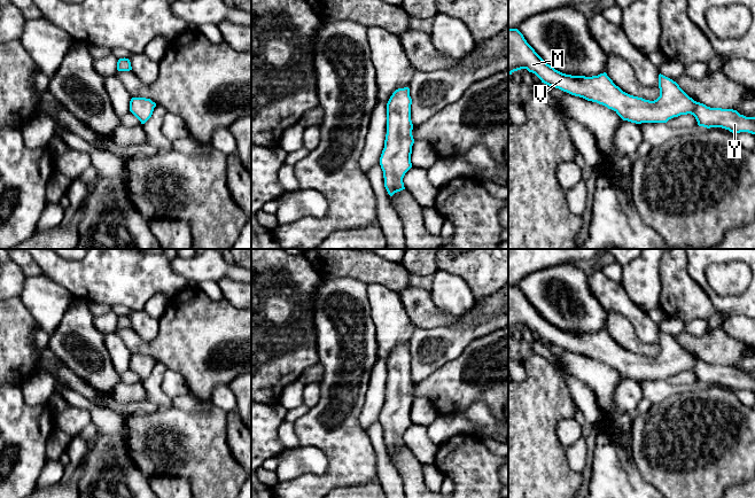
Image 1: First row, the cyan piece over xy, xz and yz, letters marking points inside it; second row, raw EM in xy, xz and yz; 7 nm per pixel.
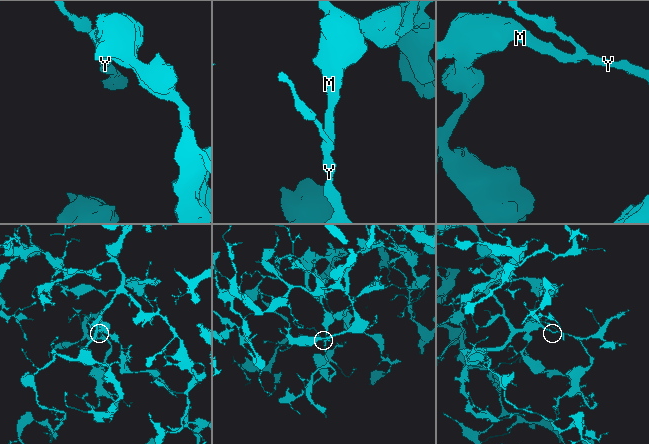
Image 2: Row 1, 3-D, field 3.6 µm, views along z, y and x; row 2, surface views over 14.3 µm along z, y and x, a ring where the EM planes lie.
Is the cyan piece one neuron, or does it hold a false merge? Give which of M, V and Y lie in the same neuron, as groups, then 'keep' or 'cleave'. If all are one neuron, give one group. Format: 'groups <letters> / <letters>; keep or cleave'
groups M V Y; keep

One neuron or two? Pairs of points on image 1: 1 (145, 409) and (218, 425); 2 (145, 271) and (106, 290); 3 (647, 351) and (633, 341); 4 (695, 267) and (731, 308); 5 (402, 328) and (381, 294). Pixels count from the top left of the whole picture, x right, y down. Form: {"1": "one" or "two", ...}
{"1": "two", "2": "one", "3": "one", "4": "one", "5": "one"}

